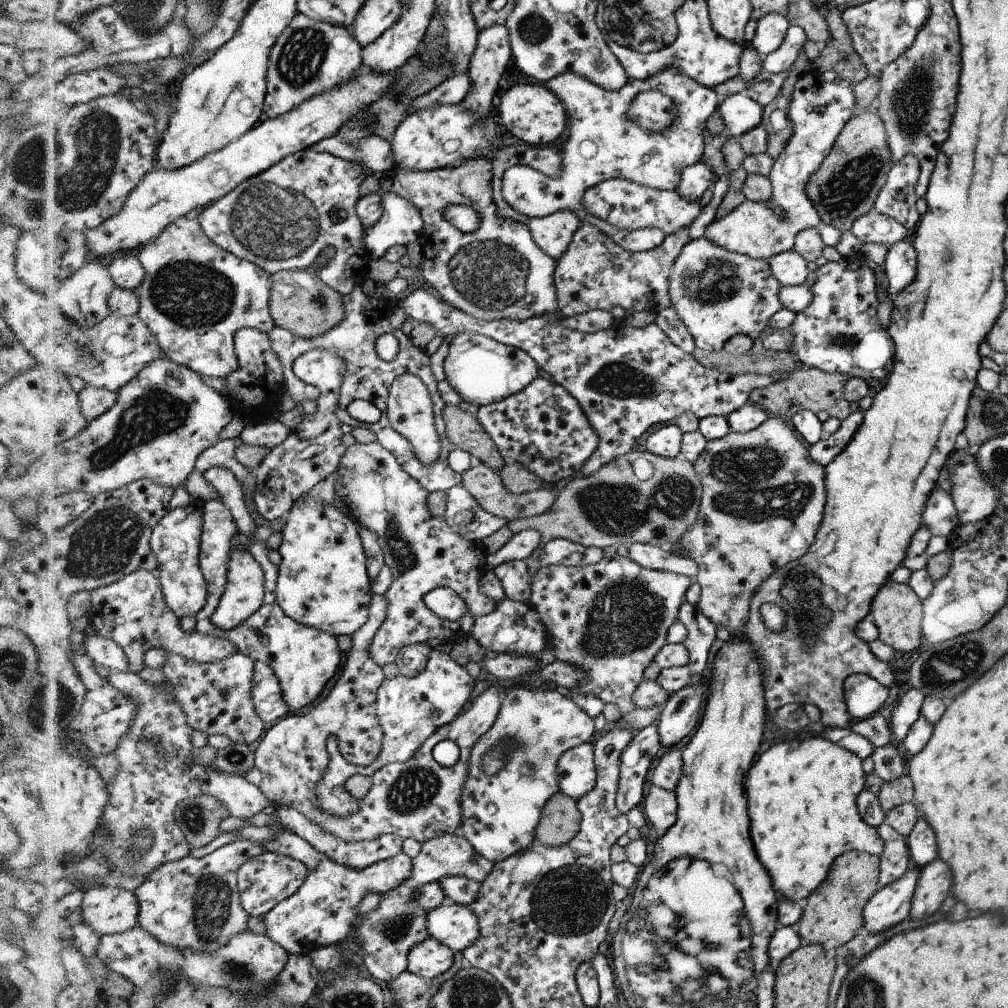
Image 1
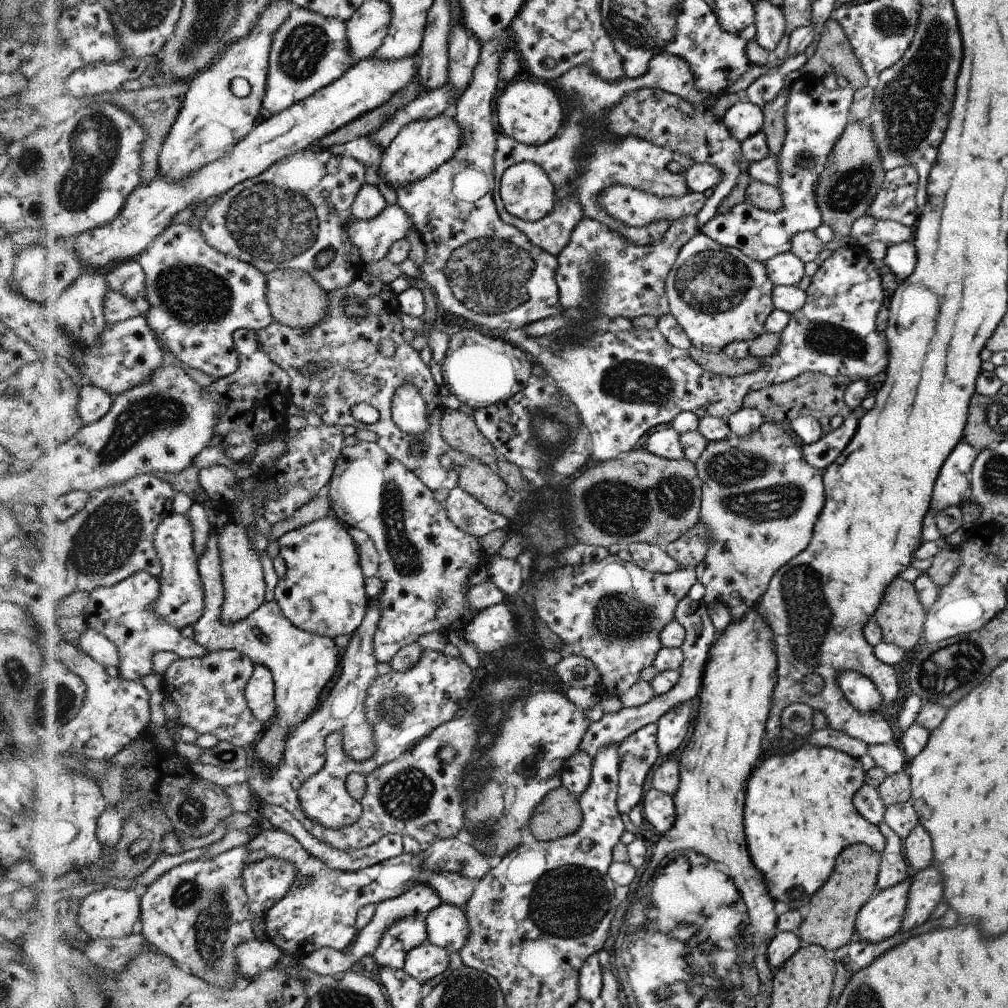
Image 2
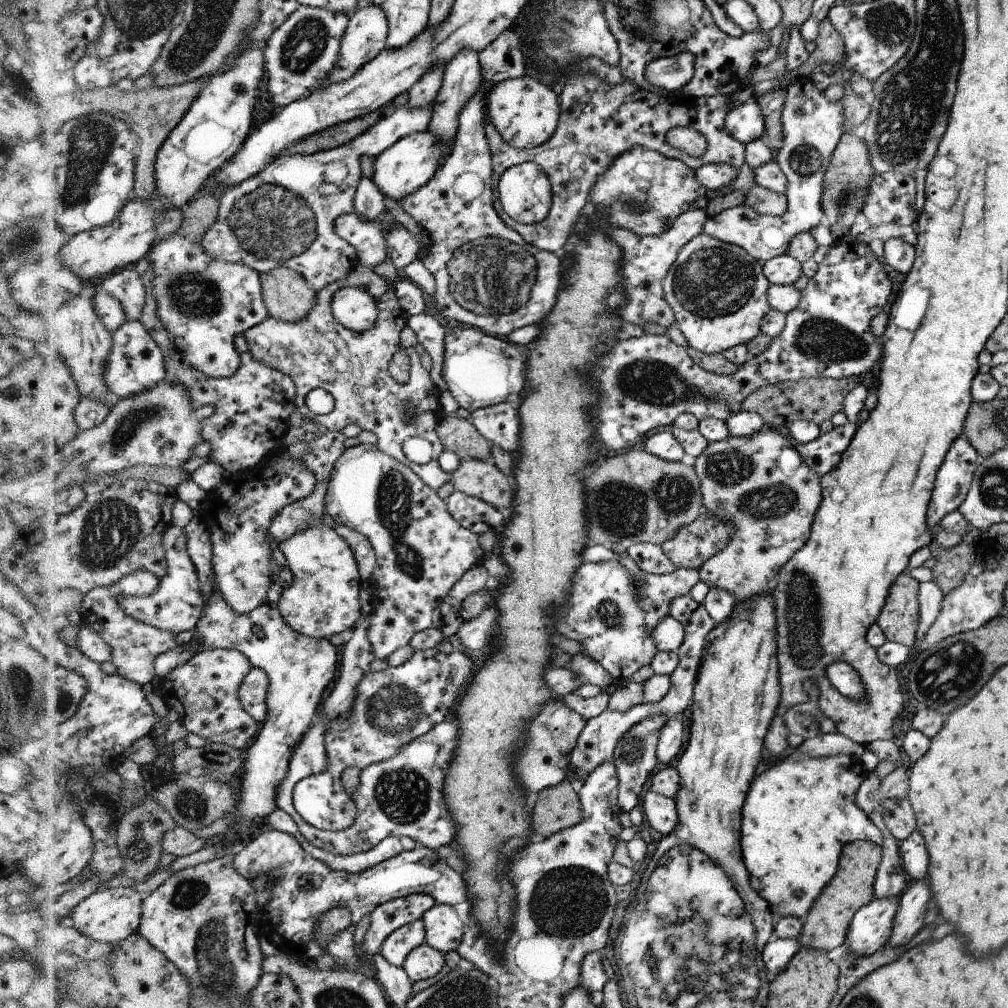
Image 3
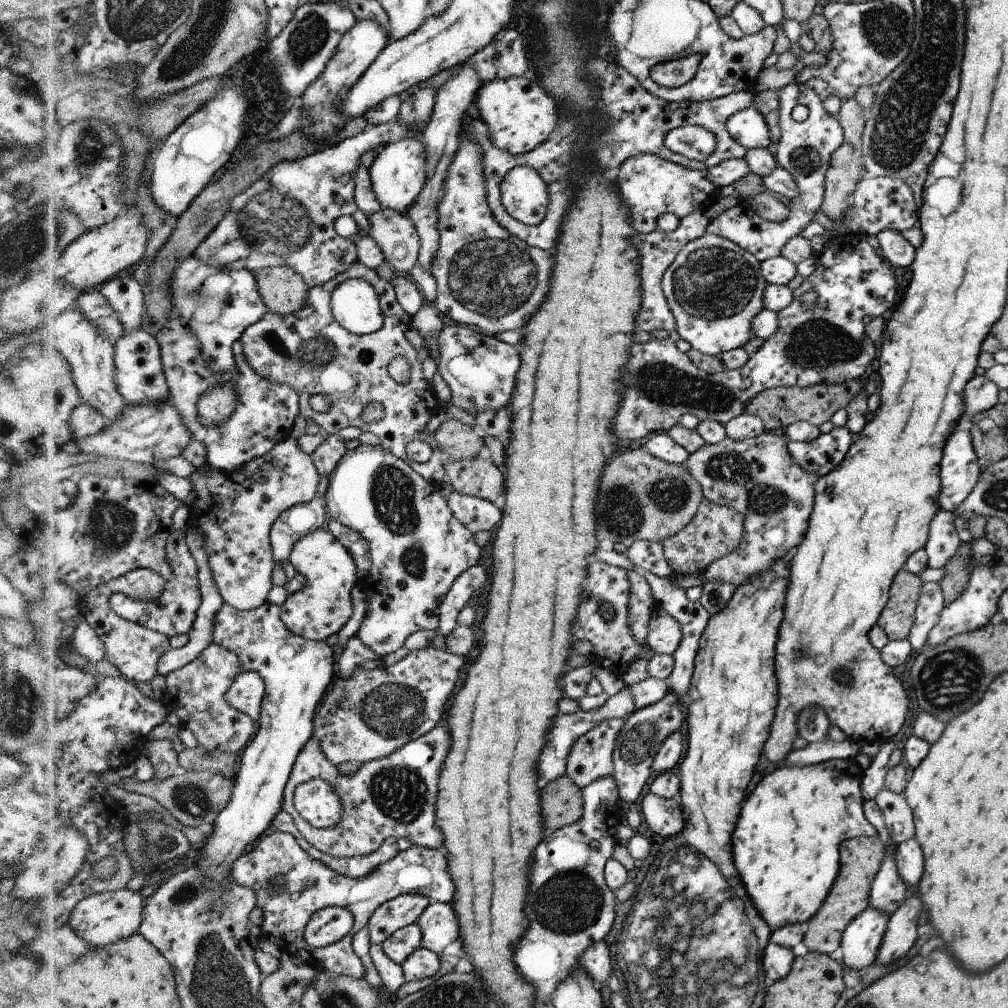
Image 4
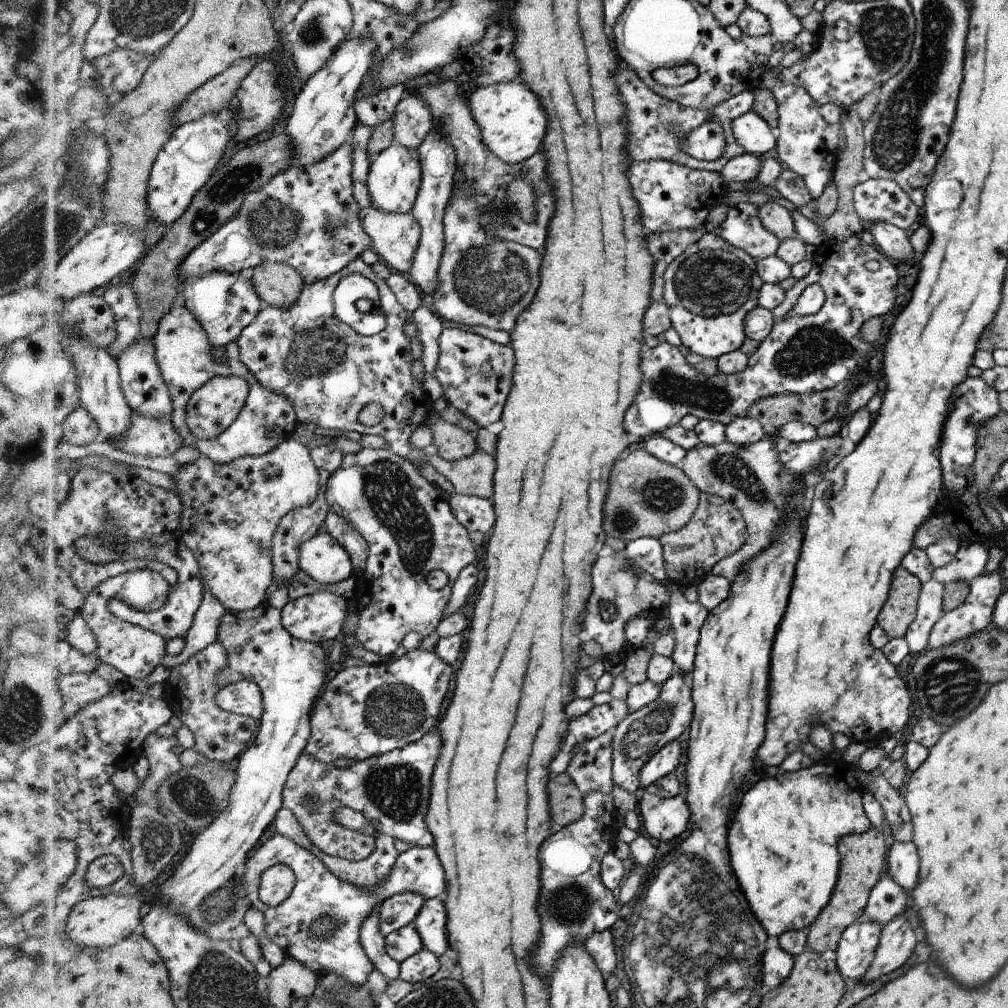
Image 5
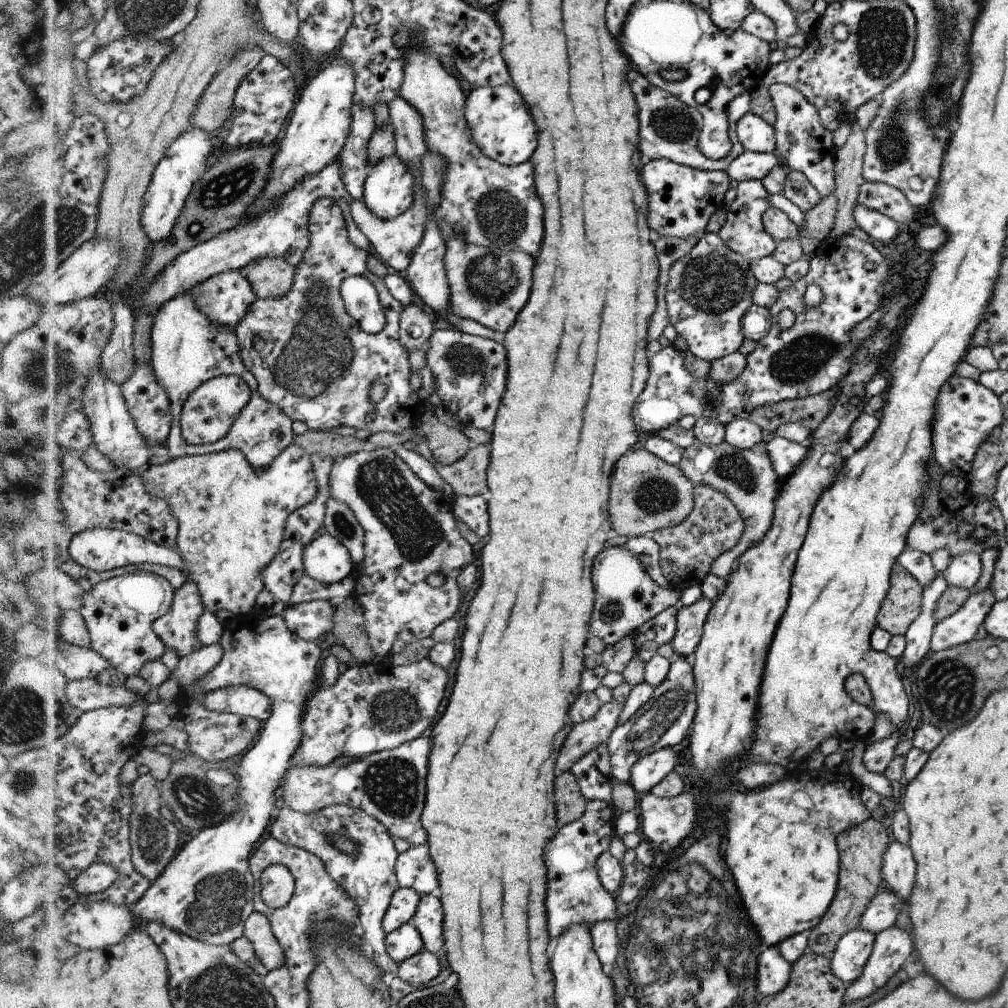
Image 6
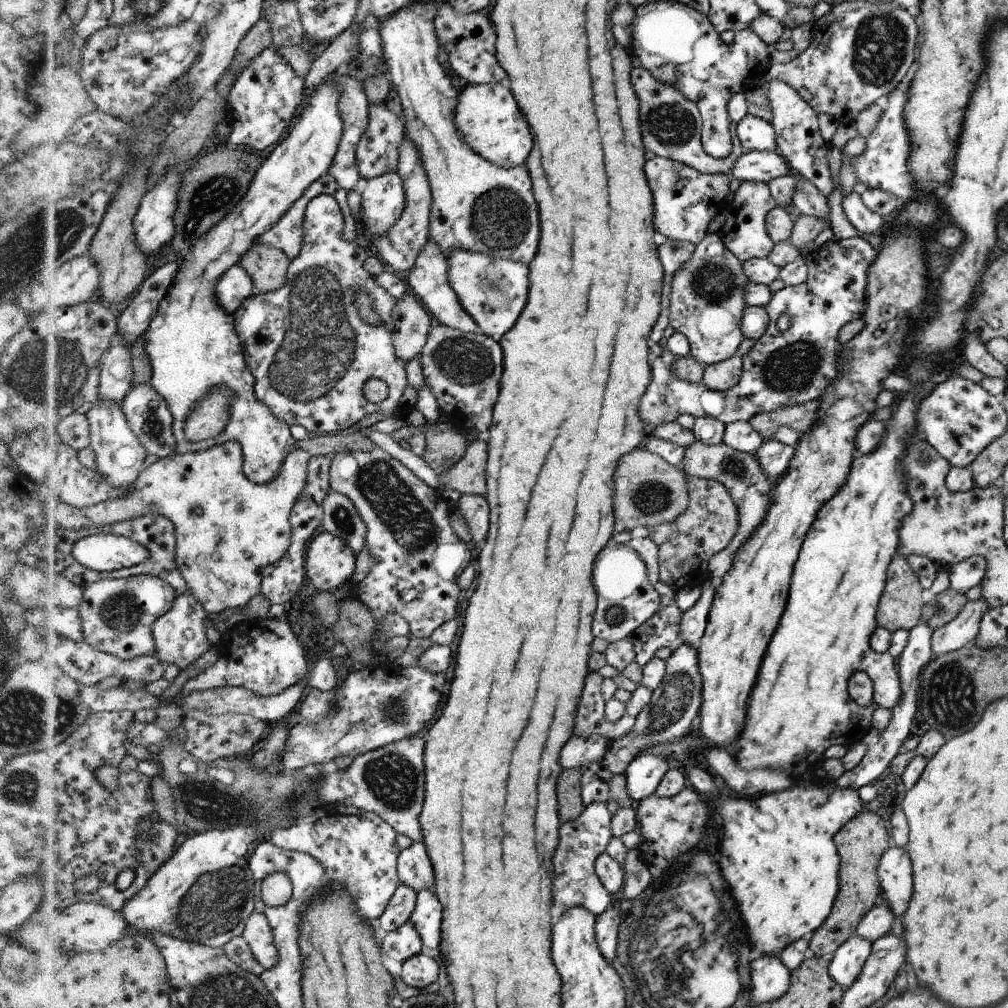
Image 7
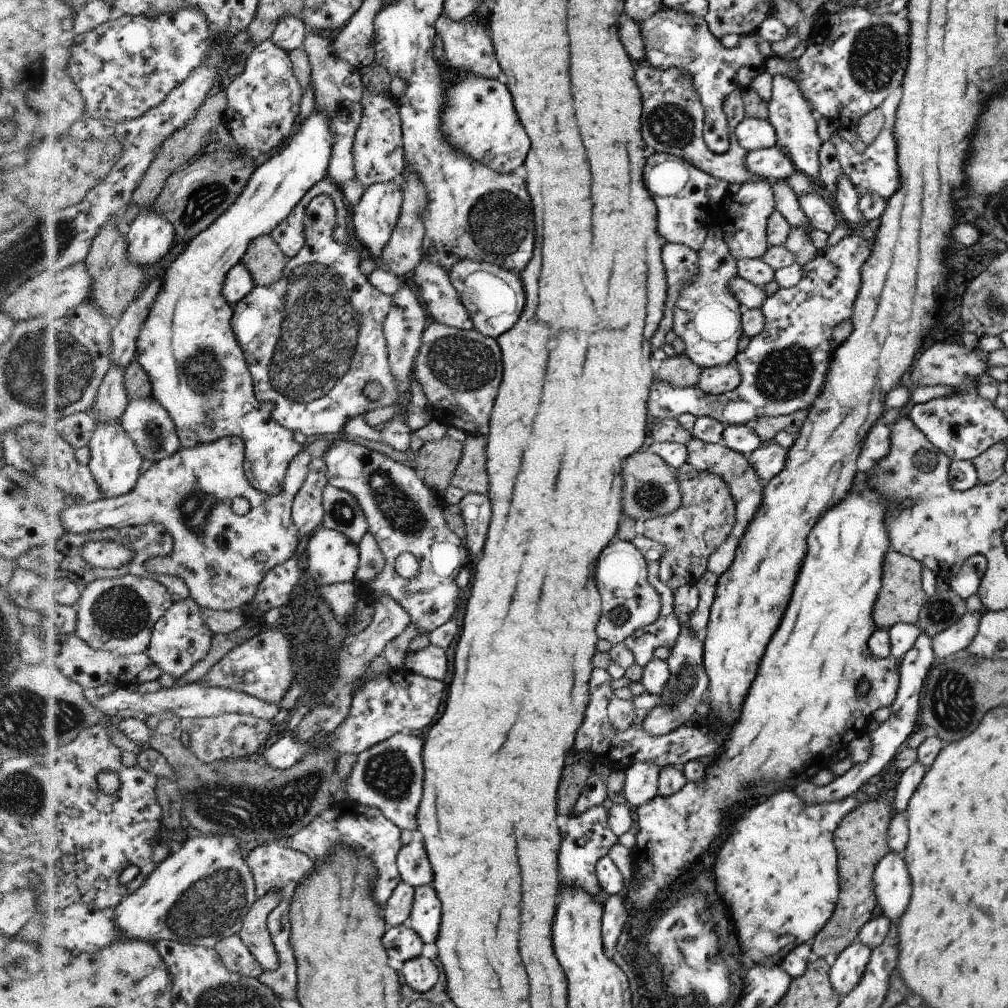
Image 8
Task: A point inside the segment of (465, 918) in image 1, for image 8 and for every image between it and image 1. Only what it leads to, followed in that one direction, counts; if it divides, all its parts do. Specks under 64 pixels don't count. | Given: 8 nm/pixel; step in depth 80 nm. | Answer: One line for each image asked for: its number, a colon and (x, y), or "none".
2: (448, 927)
3: (444, 930)
4: (439, 927)
5: (431, 921)
6: (428, 918)
7: (426, 917)
8: (424, 918)

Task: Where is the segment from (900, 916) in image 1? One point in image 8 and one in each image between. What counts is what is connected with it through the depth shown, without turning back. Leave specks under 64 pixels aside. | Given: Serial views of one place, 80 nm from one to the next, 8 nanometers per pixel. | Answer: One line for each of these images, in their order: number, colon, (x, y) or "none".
2: (880, 919)
3: (870, 930)
4: (862, 939)
5: (857, 948)
6: (850, 957)
7: (848, 962)
8: (849, 967)

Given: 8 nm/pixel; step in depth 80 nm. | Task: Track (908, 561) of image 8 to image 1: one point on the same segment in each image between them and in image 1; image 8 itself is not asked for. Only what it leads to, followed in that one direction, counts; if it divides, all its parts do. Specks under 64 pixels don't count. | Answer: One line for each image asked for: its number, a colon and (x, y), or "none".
1: (898, 612)
2: (901, 615)
3: (900, 619)
4: (897, 620)
5: (901, 610)
6: (902, 607)
7: (903, 604)

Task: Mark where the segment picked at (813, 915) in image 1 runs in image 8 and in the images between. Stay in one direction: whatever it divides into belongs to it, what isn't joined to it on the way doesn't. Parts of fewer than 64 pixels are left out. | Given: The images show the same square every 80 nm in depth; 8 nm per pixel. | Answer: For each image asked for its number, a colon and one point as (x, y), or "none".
2: (831, 921)
3: (852, 888)
4: (860, 858)
5: (862, 856)
6: (860, 849)
7: (860, 844)
8: (860, 839)

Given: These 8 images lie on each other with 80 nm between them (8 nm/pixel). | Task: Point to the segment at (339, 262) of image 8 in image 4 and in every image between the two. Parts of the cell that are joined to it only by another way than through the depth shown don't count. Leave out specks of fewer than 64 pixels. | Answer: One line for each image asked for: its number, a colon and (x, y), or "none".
4: (310, 351)
5: (331, 373)
6: (313, 360)
7: (311, 352)

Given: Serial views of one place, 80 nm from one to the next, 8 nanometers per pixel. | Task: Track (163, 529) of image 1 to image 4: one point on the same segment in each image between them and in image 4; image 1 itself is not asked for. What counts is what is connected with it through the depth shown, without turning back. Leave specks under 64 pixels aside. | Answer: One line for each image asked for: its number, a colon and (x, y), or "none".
2: (183, 602)
3: (179, 605)
4: (175, 612)

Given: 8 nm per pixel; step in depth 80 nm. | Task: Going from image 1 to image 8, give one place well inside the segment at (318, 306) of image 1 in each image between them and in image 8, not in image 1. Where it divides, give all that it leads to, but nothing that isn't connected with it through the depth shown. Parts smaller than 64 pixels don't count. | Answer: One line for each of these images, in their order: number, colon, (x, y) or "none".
2: (297, 300)
3: (288, 295)
4: (285, 292)
5: (279, 284)
6: (272, 277)
7: (269, 267)
8: (266, 259)

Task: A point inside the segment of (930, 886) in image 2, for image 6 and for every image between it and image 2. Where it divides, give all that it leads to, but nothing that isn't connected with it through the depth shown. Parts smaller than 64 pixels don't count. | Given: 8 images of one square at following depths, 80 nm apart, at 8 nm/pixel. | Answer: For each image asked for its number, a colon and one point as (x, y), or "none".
3: (909, 919)
4: (900, 936)
5: (897, 941)
6: (891, 948)

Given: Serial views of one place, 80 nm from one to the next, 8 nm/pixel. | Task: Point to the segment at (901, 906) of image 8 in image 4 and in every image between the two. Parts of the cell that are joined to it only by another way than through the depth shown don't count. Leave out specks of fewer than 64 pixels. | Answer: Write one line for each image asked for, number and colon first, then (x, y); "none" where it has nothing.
4: (909, 859)
5: (903, 864)
6: (898, 868)
7: (895, 872)

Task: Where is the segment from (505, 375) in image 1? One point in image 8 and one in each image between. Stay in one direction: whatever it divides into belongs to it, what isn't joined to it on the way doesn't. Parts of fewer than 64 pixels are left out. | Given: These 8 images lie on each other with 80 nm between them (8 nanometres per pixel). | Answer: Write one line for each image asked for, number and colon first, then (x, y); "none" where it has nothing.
2: (480, 369)
3: (480, 370)
4: (480, 370)
5: (475, 373)
6: (469, 371)
7: (463, 371)
8: (459, 371)

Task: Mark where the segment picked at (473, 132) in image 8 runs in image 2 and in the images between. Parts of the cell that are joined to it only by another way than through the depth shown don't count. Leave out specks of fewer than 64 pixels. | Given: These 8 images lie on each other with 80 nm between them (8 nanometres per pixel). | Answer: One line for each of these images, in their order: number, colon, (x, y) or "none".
2: (530, 112)
3: (527, 113)
4: (521, 116)
5: (513, 124)
6: (502, 126)
7: (487, 114)

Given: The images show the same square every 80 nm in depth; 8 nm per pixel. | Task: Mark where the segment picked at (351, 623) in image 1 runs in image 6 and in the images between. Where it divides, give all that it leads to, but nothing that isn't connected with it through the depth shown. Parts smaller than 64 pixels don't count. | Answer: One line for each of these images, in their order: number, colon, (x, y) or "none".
2: (323, 593)
3: (323, 601)
4: (320, 609)
5: (318, 617)
6: (326, 560)

